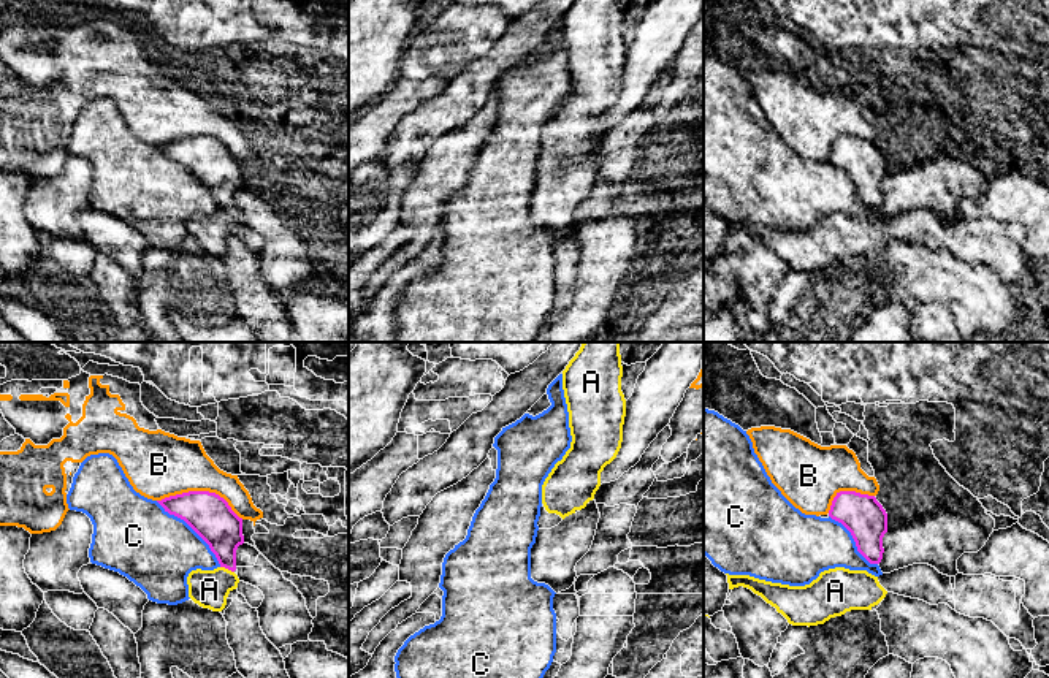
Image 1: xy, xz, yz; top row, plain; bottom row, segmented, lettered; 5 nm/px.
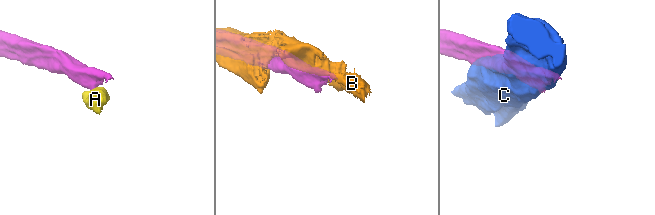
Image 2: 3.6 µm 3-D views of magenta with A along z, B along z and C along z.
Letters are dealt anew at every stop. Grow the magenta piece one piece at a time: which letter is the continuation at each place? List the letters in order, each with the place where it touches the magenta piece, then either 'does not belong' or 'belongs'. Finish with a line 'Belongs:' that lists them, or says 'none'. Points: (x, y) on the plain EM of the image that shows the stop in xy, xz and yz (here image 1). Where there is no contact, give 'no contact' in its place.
A: xy (227, 213) | does not belong
B: xy (202, 137) | does not belong
C: xy (192, 173) | does not belong
Belongs: none

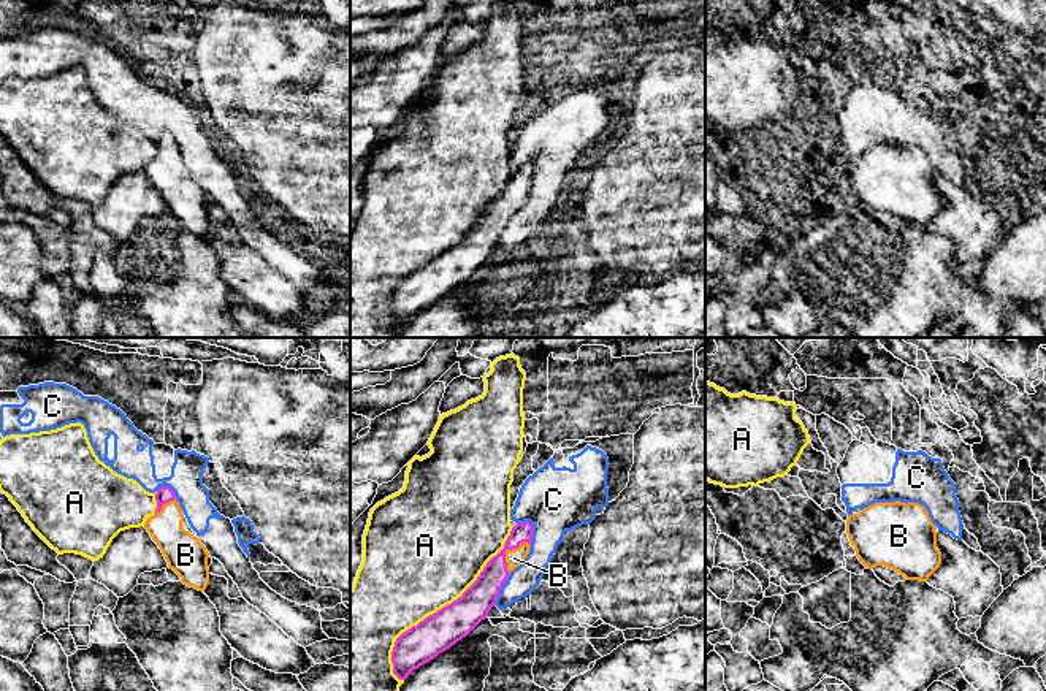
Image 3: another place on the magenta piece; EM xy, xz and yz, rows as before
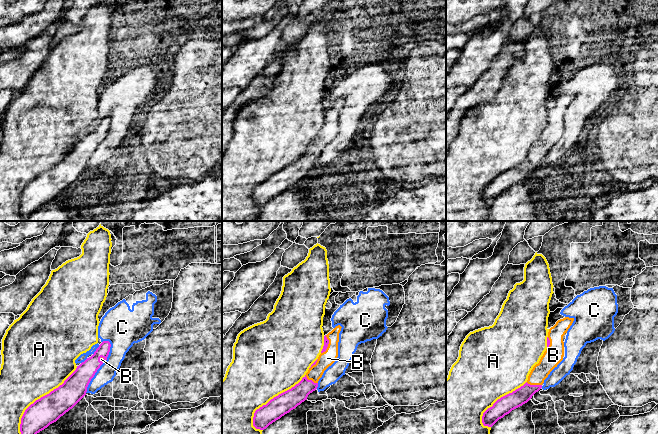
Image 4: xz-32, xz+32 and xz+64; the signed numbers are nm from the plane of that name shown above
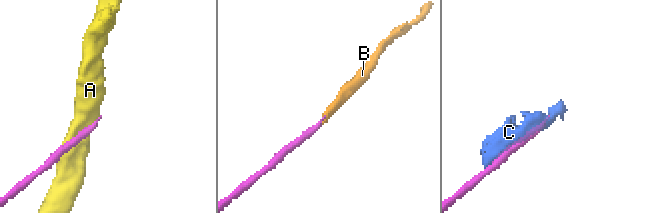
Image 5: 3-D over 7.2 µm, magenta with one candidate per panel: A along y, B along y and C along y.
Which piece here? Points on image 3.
A: xz (442, 252) | does not belong
B: xz (504, 197) | belongs
C: xz (531, 173) | does not belong
Belongs: B

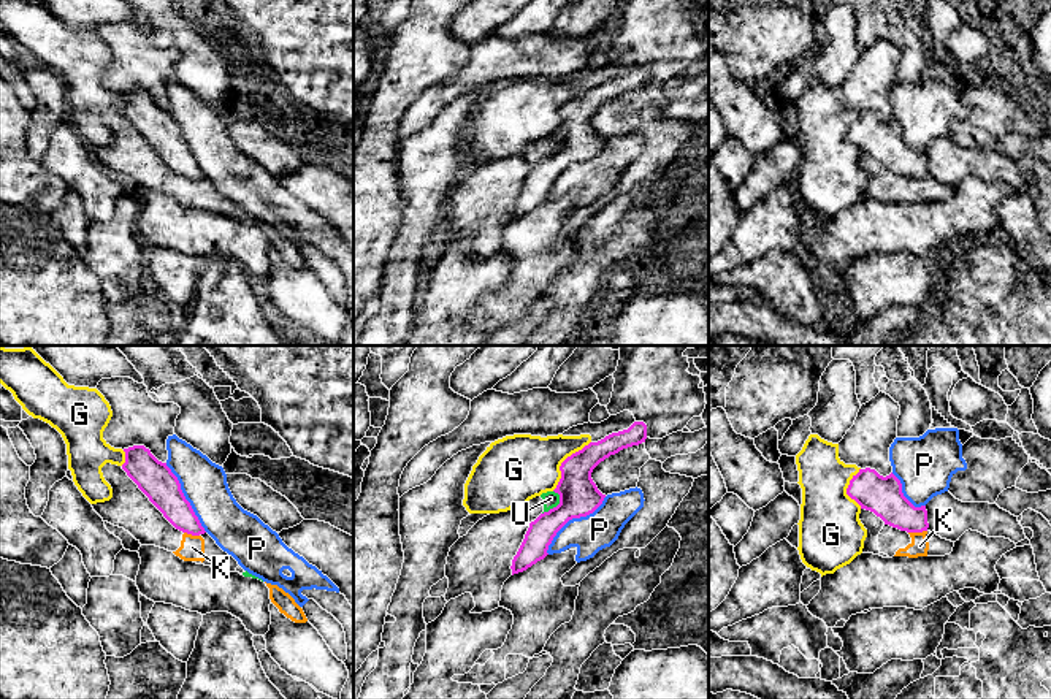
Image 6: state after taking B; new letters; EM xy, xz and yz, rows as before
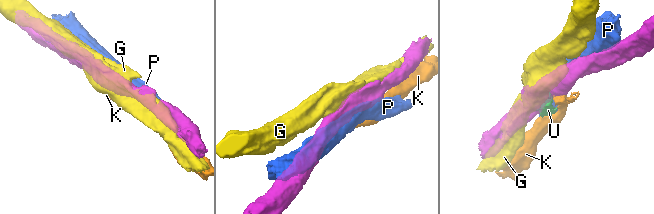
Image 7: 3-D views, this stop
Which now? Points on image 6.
G: xz (561, 108) | does not belong
K: yz (917, 176) | does not belong
P: xz (573, 162) | does not belong
U: xz (557, 151) | does not belong
Belongs: none

